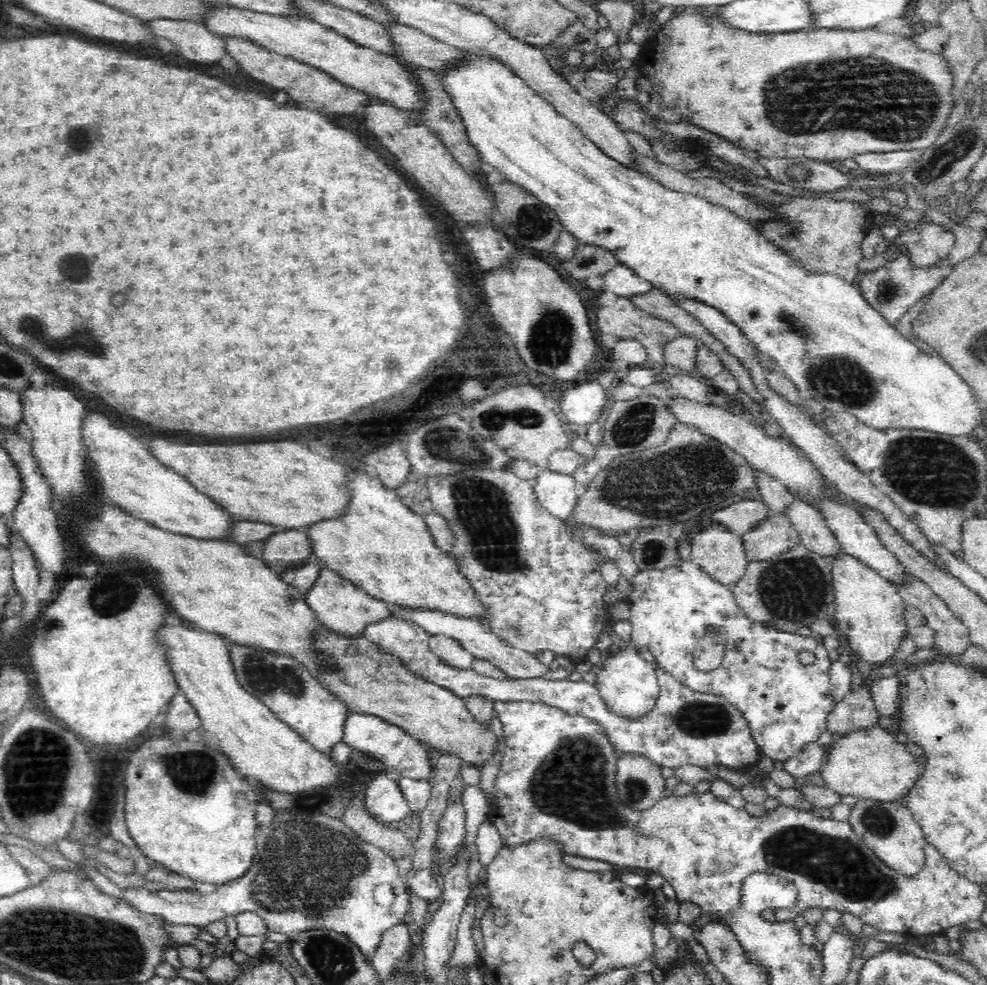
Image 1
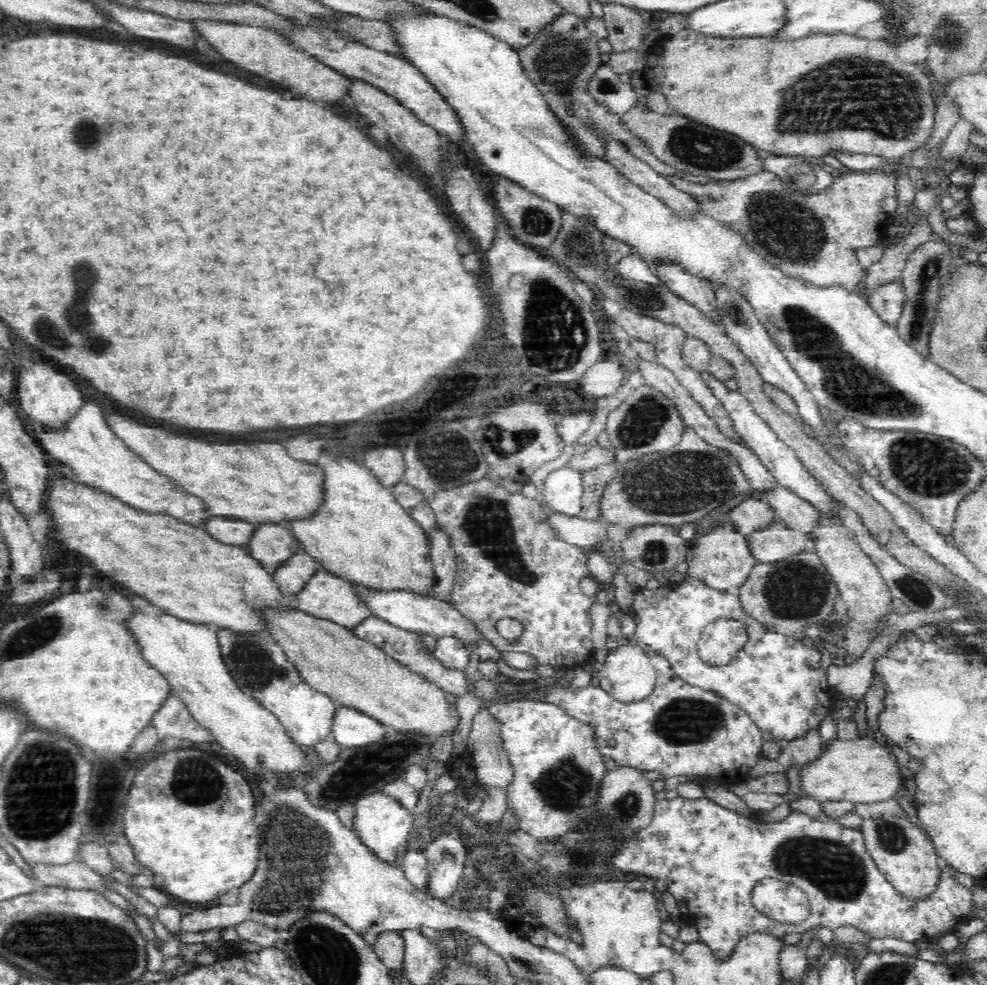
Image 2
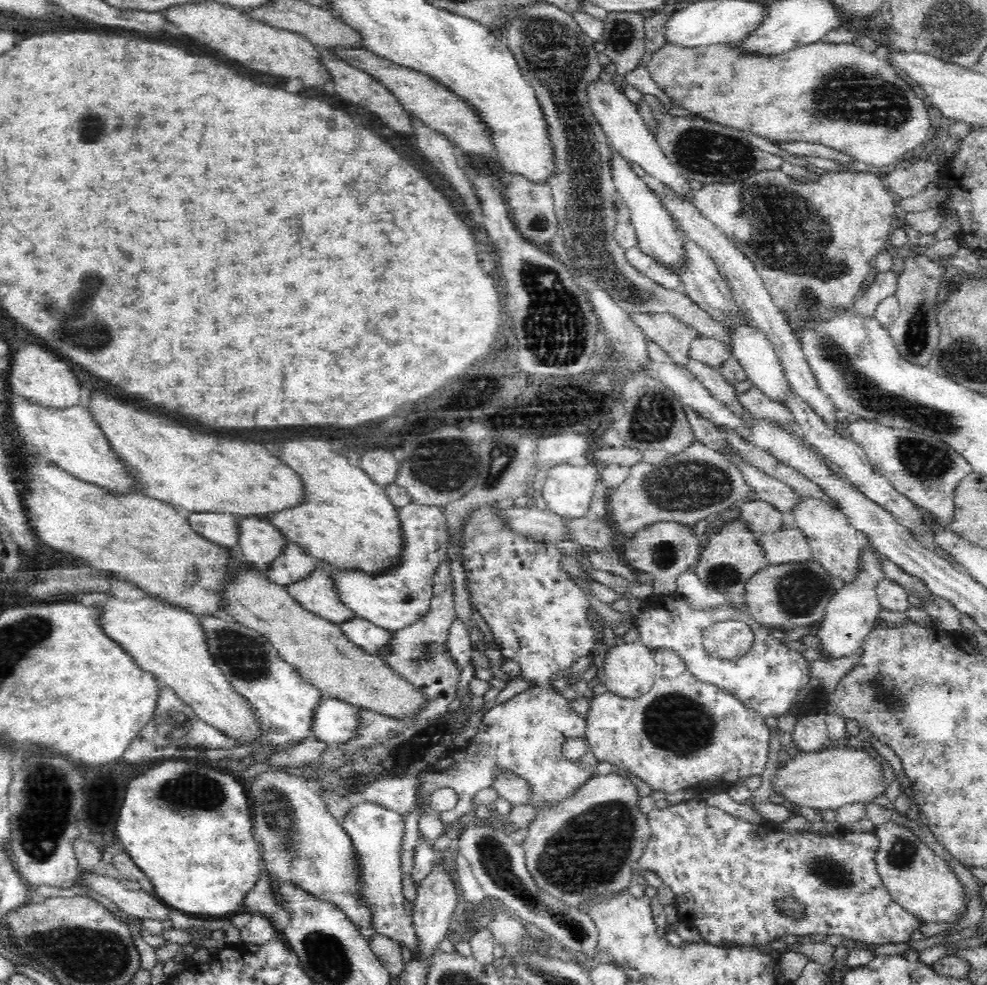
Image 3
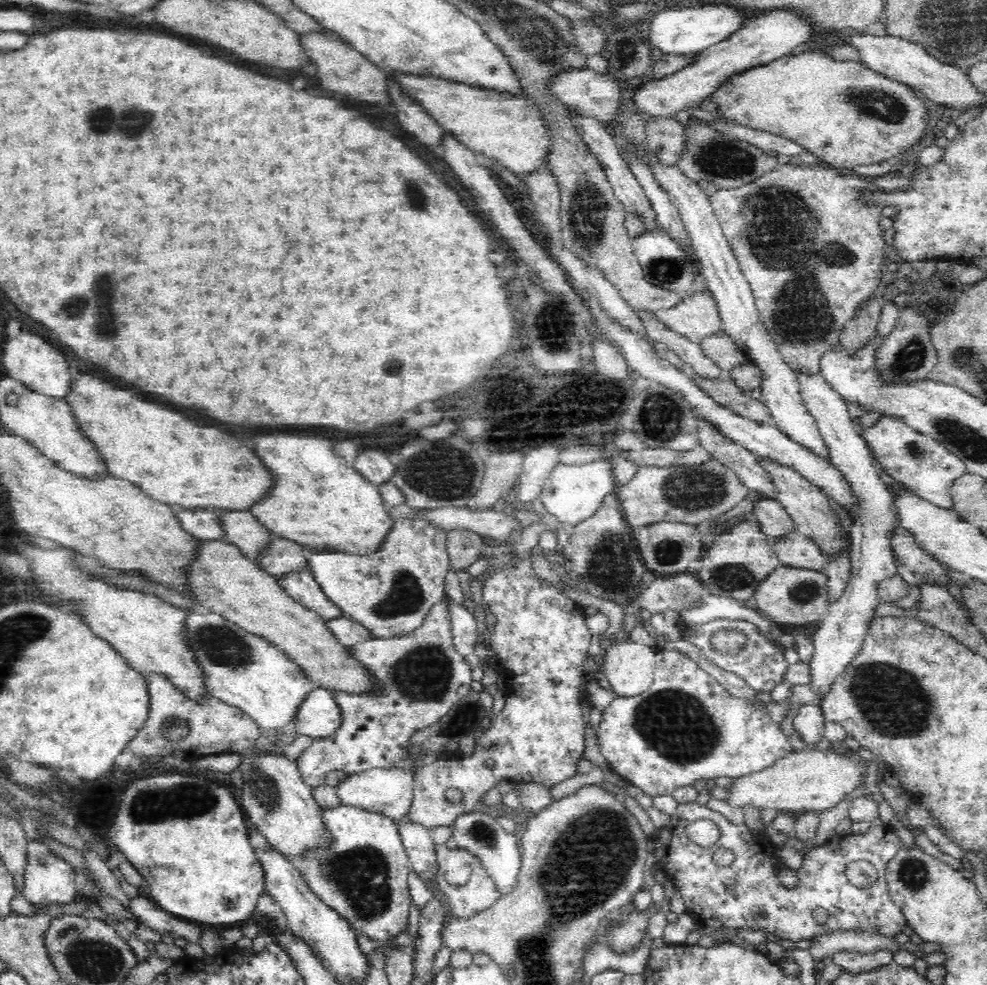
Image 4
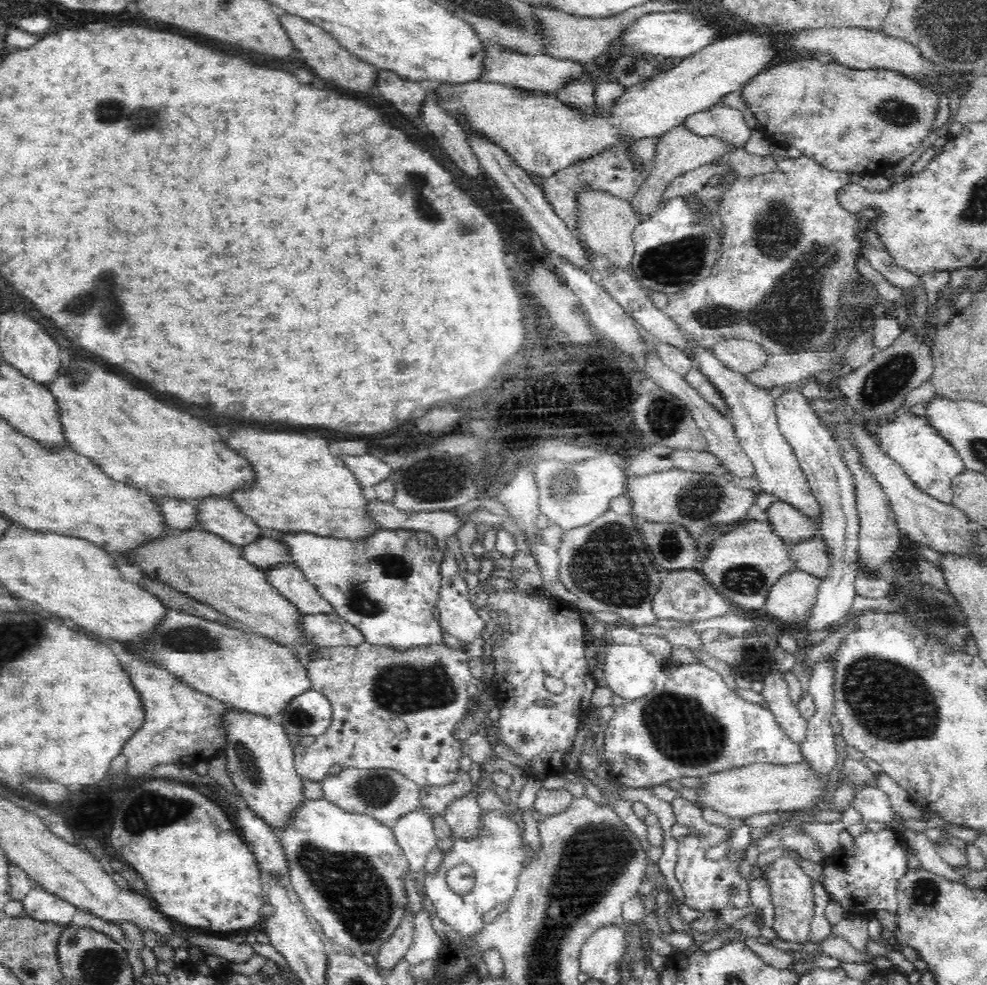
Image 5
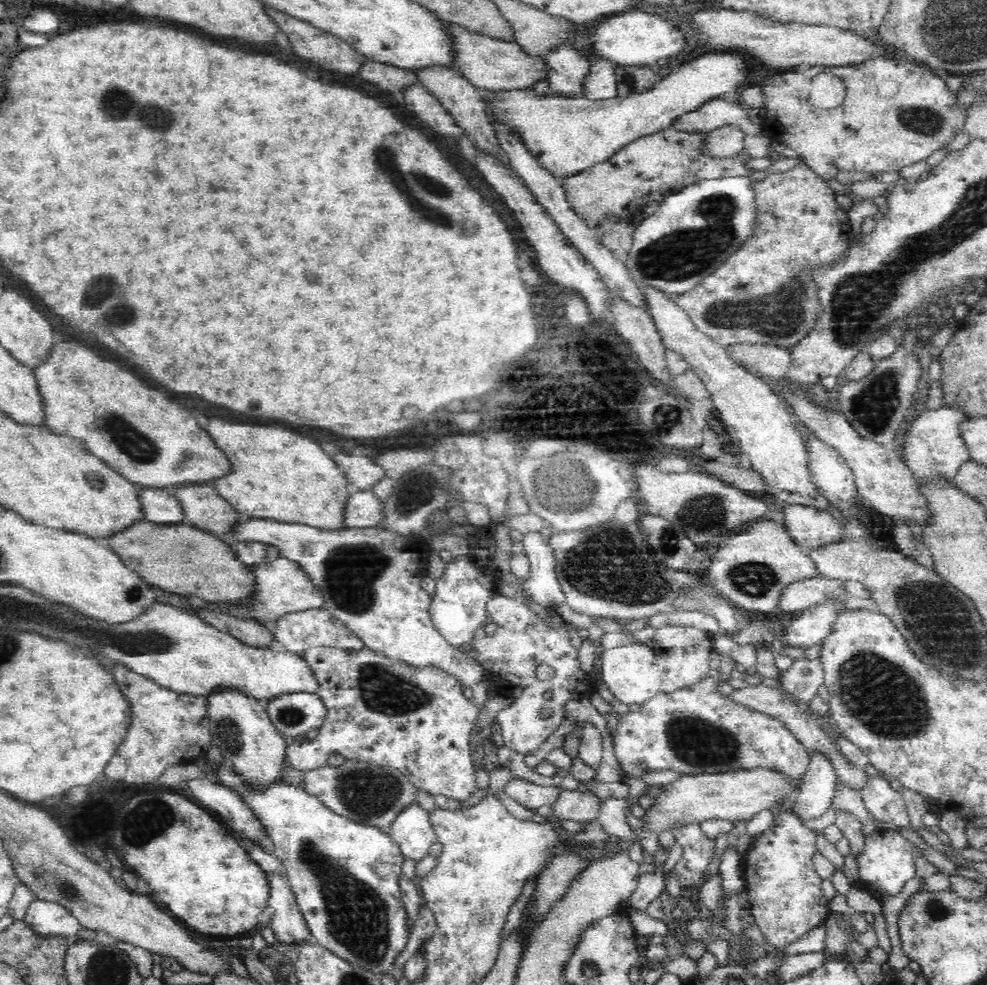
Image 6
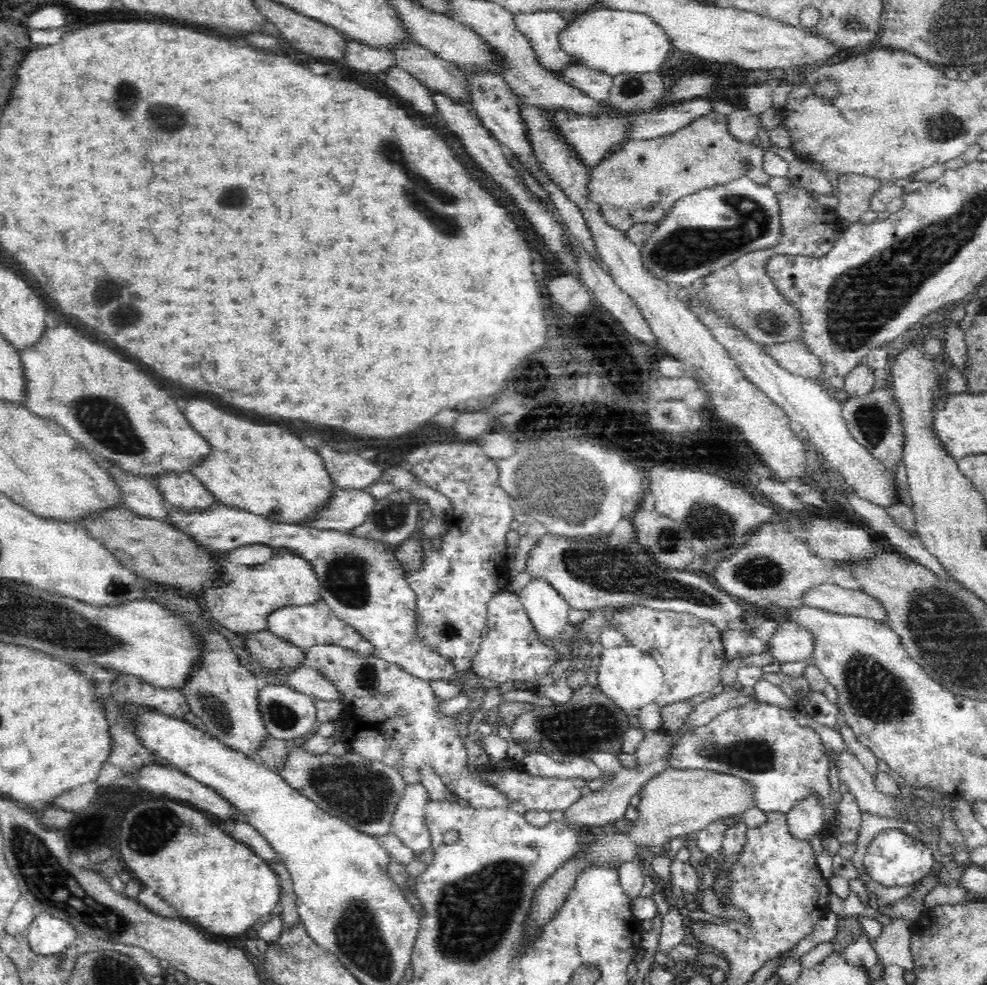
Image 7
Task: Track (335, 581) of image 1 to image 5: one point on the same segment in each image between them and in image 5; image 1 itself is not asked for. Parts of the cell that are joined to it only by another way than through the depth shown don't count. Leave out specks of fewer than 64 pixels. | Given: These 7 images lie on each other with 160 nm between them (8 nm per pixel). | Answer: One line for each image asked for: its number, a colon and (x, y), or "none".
2: (326, 596)
3: (317, 593)
4: (302, 586)
5: (290, 580)

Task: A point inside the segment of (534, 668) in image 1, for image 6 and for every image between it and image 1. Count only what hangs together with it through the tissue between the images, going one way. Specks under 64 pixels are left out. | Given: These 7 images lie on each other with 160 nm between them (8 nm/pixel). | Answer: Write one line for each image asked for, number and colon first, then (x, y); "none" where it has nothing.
2: (429, 616)
3: (400, 597)
4: (390, 592)
5: (388, 586)
6: (371, 578)

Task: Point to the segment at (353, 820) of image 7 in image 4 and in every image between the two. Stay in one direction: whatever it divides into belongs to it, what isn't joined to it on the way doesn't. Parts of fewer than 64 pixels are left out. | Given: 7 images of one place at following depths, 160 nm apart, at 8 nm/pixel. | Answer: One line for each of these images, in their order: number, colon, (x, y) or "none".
4: (389, 791)
5: (384, 794)
6: (373, 794)

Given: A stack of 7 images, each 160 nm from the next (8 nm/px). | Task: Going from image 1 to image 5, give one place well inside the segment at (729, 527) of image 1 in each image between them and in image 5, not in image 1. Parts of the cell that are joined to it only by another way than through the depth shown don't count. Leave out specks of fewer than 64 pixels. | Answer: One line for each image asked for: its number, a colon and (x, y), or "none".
2: (747, 517)
3: (761, 517)
4: (772, 518)
5: (791, 526)

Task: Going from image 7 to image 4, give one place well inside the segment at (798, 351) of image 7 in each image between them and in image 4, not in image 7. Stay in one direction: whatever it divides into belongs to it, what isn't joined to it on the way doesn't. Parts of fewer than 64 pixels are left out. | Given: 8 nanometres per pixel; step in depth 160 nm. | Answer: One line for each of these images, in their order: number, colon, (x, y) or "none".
4: (722, 350)
5: (739, 355)
6: (763, 360)

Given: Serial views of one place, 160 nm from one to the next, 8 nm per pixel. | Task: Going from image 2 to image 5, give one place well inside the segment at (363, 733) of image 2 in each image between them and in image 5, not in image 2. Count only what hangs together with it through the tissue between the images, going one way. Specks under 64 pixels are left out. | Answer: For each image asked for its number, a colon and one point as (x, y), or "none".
3: (336, 722)
4: (320, 716)
5: (310, 714)

